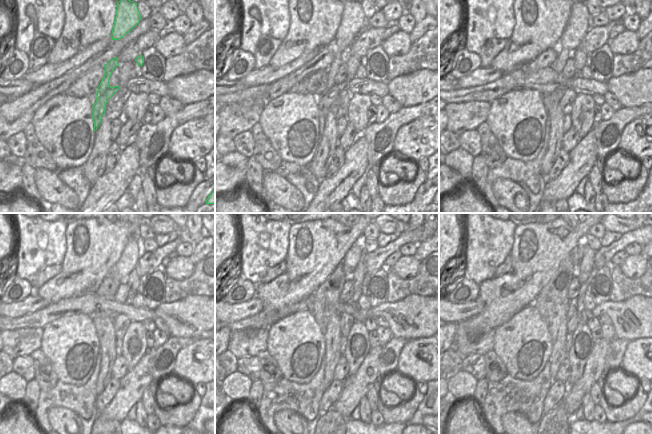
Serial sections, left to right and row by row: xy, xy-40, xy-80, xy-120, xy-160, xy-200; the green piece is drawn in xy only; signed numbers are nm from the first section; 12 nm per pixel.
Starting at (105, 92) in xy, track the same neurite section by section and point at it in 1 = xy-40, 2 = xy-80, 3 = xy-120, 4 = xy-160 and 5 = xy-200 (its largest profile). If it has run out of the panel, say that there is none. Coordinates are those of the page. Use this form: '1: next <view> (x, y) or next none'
1: next xy-40 (353, 19)
2: next xy-80 (578, 24)
3: next xy-120 (127, 262)
4: next xy-160 (353, 256)
5: next xy-200 (577, 254)

